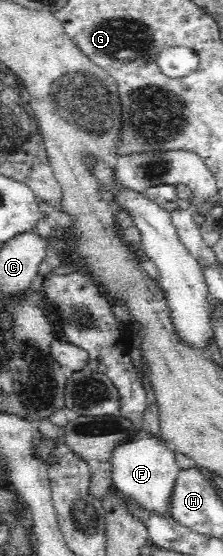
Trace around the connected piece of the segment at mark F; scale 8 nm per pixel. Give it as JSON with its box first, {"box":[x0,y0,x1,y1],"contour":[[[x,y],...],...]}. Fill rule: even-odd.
{"box":[109,431,181,518],"contour":[[[143,431],[138,436],[132,436],[130,442],[114,449],[114,455],[109,461],[112,464],[113,486],[125,498],[133,500],[139,510],[145,510],[147,514],[159,518],[173,518],[170,498],[181,471],[176,465],[175,453],[167,448],[162,439]]]}

